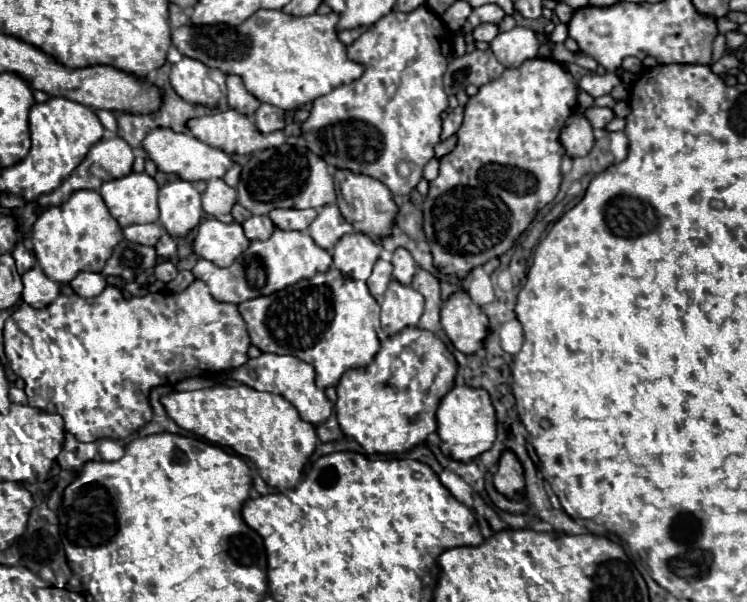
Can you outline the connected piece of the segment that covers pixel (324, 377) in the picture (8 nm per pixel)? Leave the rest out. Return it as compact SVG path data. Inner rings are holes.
M330 268L322 274L316 274L308 280L300 280L294 286L288 286L272 296L260 296L248 302L242 302L238 306L246 326L248 334L254 346L258 346L262 352L272 354L292 354L316 368L316 384L324 390L328 386L336 386L340 376L346 370L362 368L372 362L374 354L378 352L378 336L376 336L376 324L380 306L368 292L366 282L352 280L346 274L340 274L340 270Z

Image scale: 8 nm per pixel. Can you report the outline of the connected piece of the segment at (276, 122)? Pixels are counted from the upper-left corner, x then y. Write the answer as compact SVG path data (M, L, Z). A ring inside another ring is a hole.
M260 104L260 108L256 110L256 126L264 134L282 130L286 126L284 118L286 118L284 110L280 110L280 108L272 106L272 104Z

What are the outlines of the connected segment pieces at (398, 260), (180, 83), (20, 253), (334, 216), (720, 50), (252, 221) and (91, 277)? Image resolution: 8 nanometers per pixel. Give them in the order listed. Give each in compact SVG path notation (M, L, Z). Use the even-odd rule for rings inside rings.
M398 248L394 252L394 258L392 258L392 266L394 266L394 280L398 280L400 284L410 284L412 282L412 276L416 272L416 262L412 258L412 254L404 248Z
M182 58L172 66L170 84L182 100L208 108L218 106L220 97L226 92L226 76L192 58Z
M22 242L12 250L12 256L14 256L14 260L16 260L16 268L18 268L18 272L20 272L20 274L28 272L28 270L36 264L34 252L32 252L32 250L28 250Z
M328 204L324 206L320 212L318 212L318 218L308 226L308 234L312 236L312 240L332 252L334 244L344 236L344 234L350 234L352 232L352 226L344 220L344 216L340 214L338 206L336 204Z
M718 34L713 42L713 52L710 64L717 62L724 54L726 49L726 39L723 34Z
M250 216L244 224L244 234L248 240L264 240L272 236L272 230L276 228L274 222L268 216Z
M80 272L70 286L74 288L74 292L82 298L94 298L96 294L100 294L104 290L104 286L108 286L106 276L98 274L98 272Z

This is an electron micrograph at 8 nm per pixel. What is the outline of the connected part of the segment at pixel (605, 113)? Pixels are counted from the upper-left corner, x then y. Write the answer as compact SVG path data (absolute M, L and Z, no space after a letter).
M588 108L584 116L592 124L592 128L604 128L614 118L614 112L610 108Z

